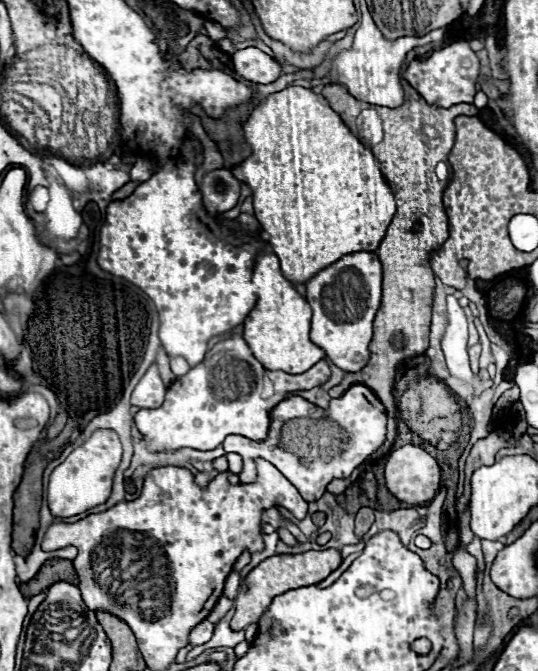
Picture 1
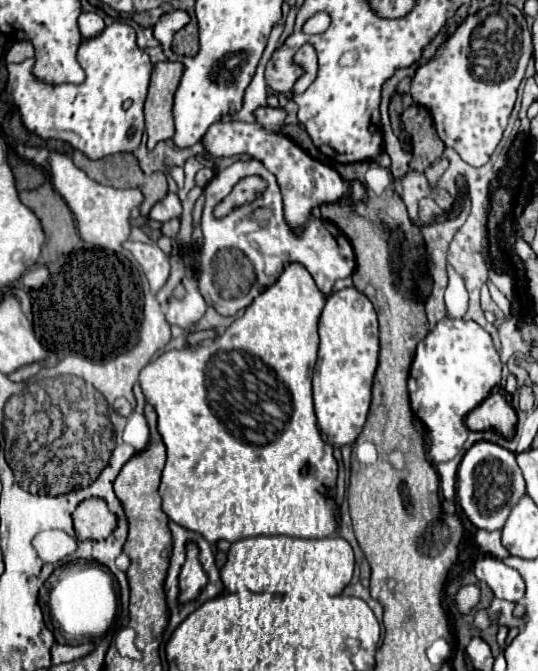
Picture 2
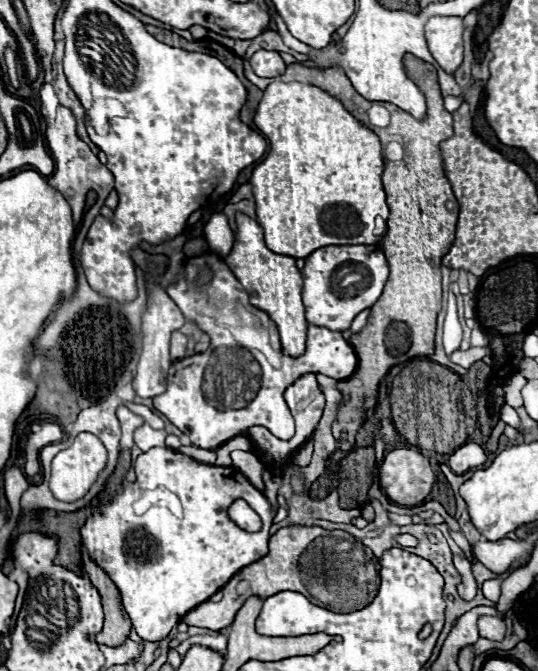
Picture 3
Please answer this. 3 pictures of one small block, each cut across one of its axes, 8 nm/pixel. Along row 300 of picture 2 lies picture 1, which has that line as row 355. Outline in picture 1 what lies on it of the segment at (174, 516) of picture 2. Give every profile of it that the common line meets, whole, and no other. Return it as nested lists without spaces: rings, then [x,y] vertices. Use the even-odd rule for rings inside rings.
[[[270,250],[258,254],[252,284],[258,286],[258,302],[244,322],[244,340],[254,358],[266,370],[282,370],[288,374],[302,374],[310,370],[326,356],[310,342],[312,310],[308,302],[294,290],[294,286],[282,276],[280,262]]]

